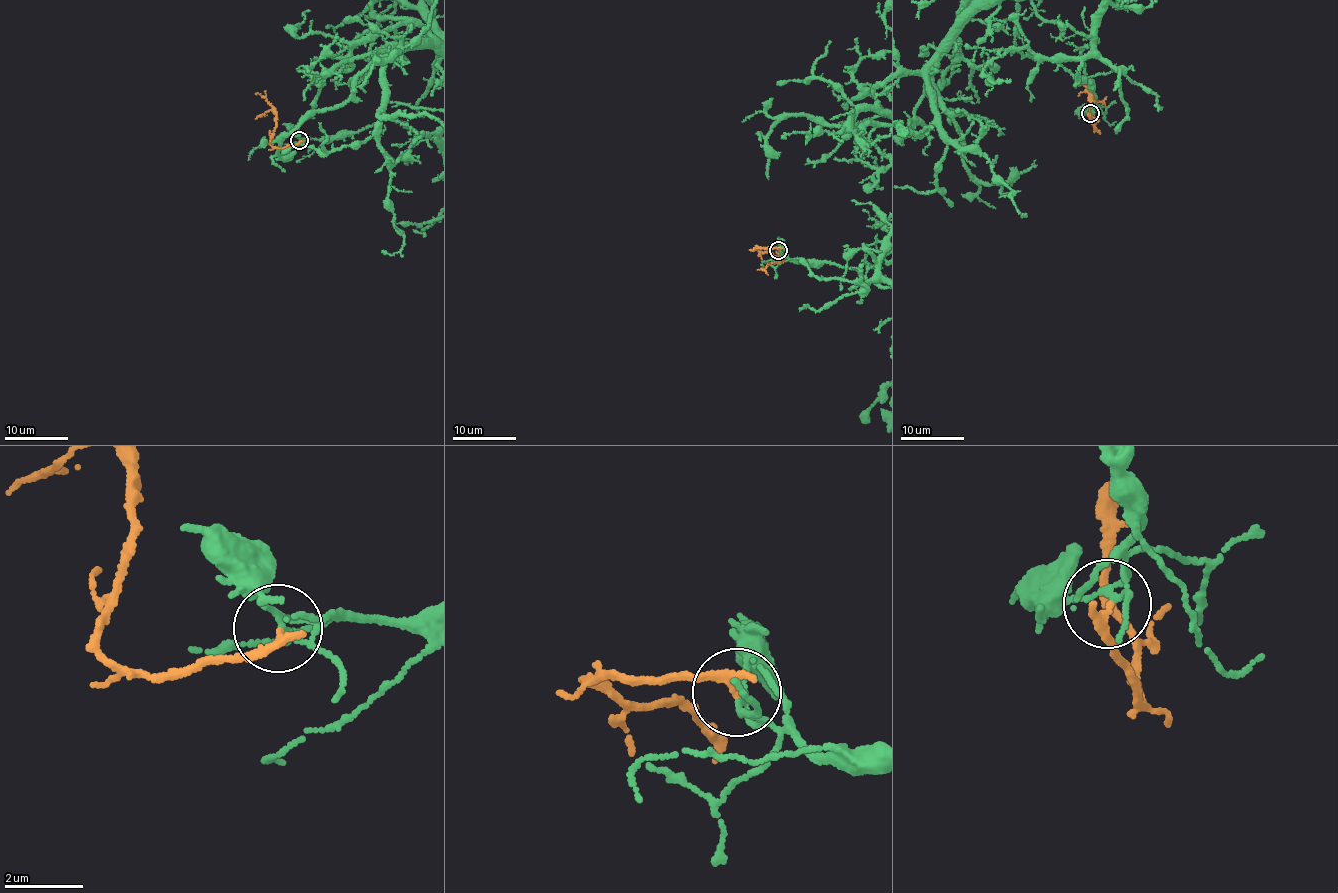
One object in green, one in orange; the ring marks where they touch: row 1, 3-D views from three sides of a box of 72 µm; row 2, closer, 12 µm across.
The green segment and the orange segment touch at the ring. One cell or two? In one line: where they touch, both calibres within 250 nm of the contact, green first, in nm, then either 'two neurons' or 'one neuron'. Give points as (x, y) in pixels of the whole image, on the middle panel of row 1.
place (778, 250); calibres 110 and 240 nm; two neurons

